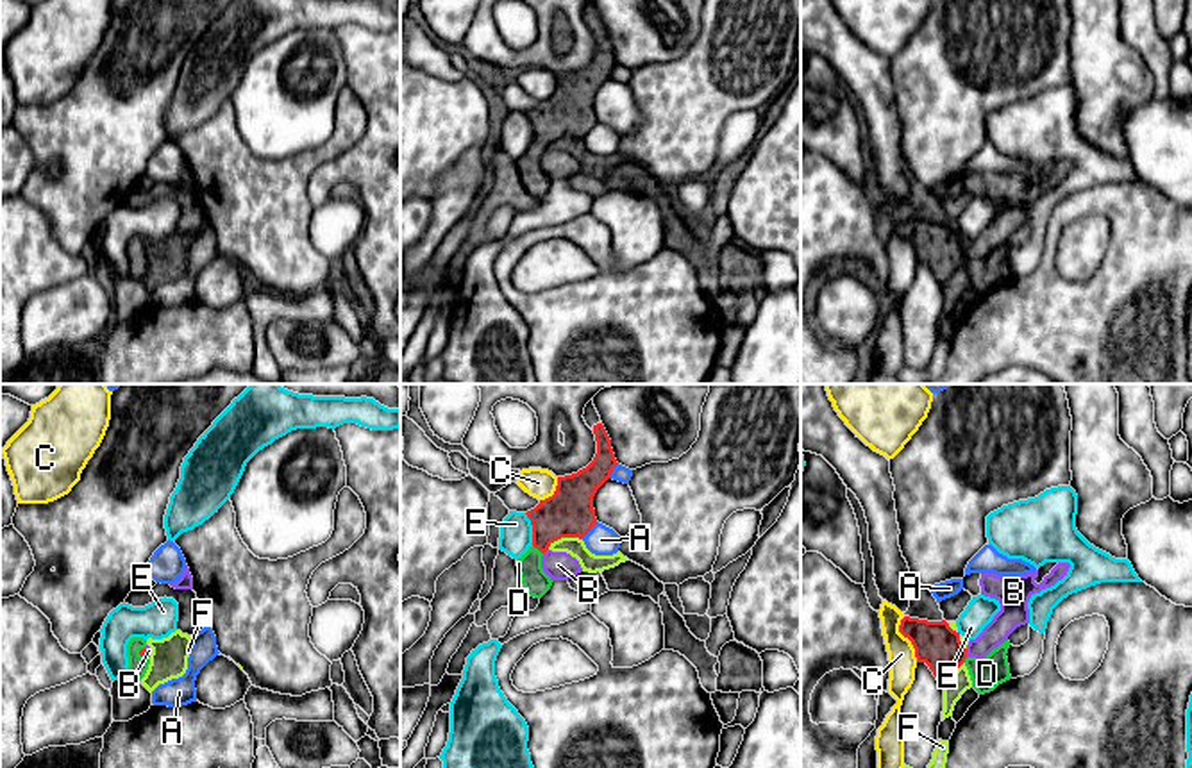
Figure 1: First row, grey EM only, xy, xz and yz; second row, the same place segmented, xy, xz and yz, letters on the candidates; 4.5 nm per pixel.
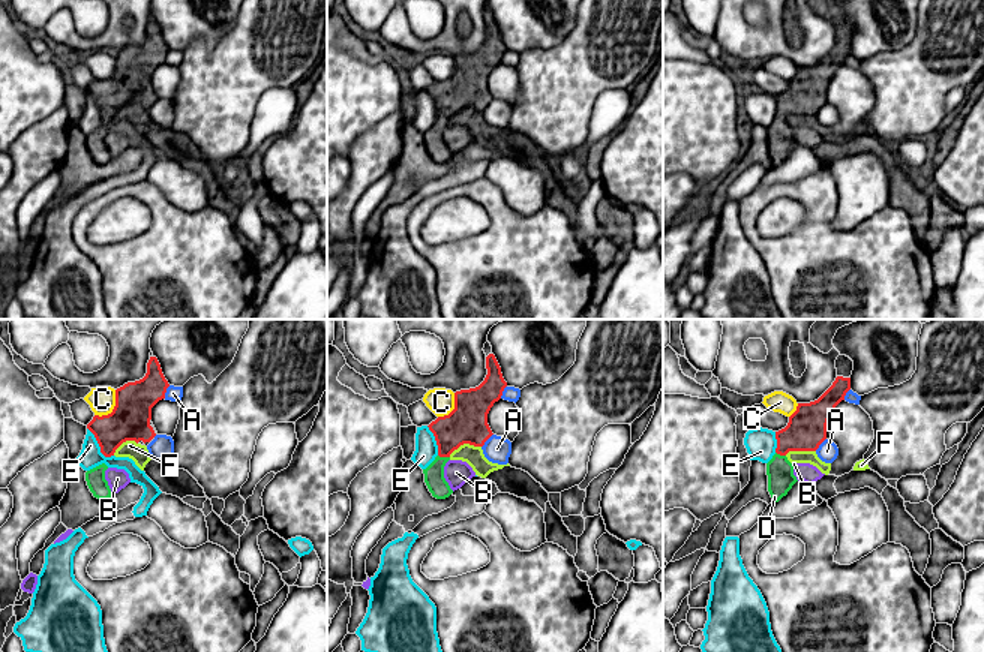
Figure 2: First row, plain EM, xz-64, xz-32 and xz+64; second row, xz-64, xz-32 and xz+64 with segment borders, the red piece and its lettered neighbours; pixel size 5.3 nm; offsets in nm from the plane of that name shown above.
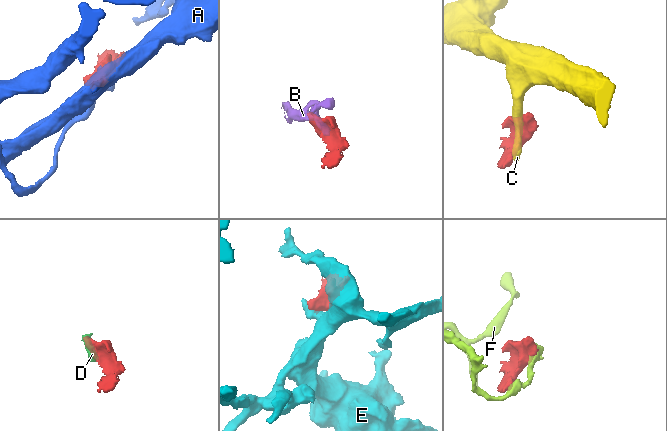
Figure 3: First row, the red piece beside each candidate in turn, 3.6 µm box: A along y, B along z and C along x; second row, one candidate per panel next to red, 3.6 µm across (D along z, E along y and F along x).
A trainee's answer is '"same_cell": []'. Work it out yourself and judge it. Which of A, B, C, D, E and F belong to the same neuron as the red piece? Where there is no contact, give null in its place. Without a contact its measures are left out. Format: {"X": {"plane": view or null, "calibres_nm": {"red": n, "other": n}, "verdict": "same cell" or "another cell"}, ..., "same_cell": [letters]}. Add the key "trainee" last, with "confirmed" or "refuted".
{"A": {"plane": "xz", "calibres_nm": {"red": 220, "other": 140}, "verdict": "another cell"}, "B": {"plane": "yz", "calibres_nm": {"red": 200, "other": 110}, "verdict": "another cell"}, "C": {"plane": "yz", "calibres_nm": {"red": 200, "other": 130}, "verdict": "another cell"}, "D": {"plane": "xz", "calibres_nm": {"red": 220, "other": 120}, "verdict": "same cell"}, "E": {"plane": "xz", "calibres_nm": {"red": 220, "other": 140}, "verdict": "another cell"}, "F": {"plane": "xz", "calibres_nm": {"red": 220, "other": 90}, "verdict": "another cell"}, "same_cell": ["D"], "trainee": "refuted"}

